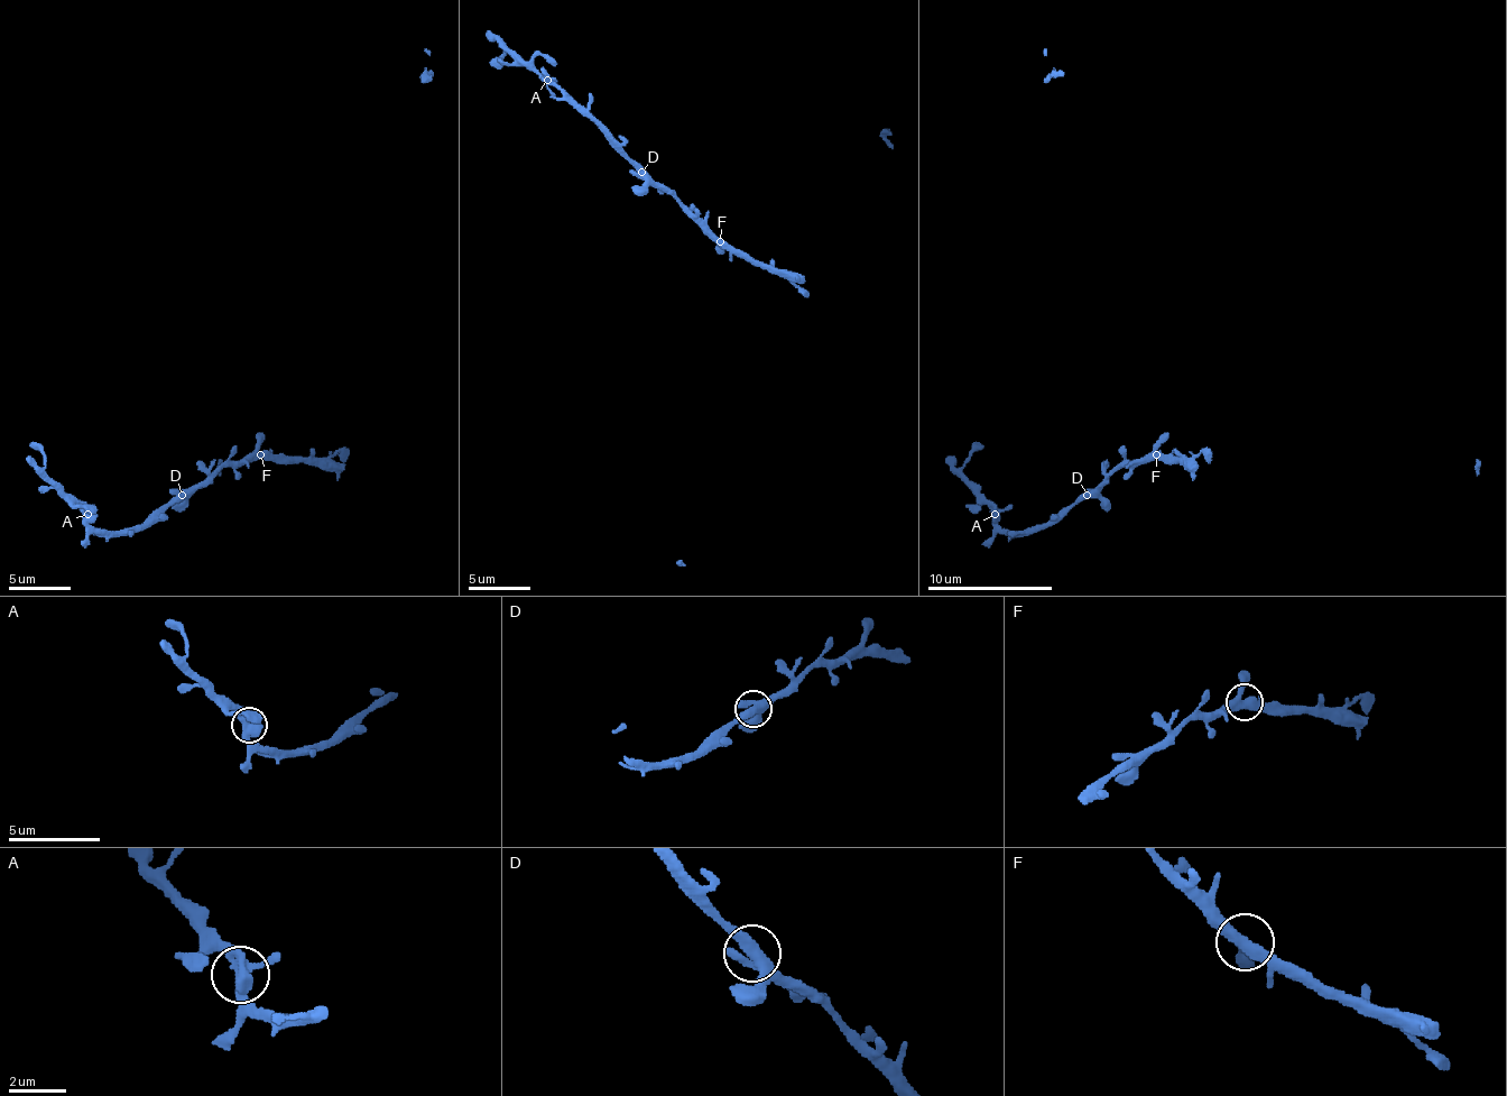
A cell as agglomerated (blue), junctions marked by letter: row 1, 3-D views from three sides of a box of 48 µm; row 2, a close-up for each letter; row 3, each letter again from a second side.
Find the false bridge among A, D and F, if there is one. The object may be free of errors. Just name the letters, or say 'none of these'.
none of these

